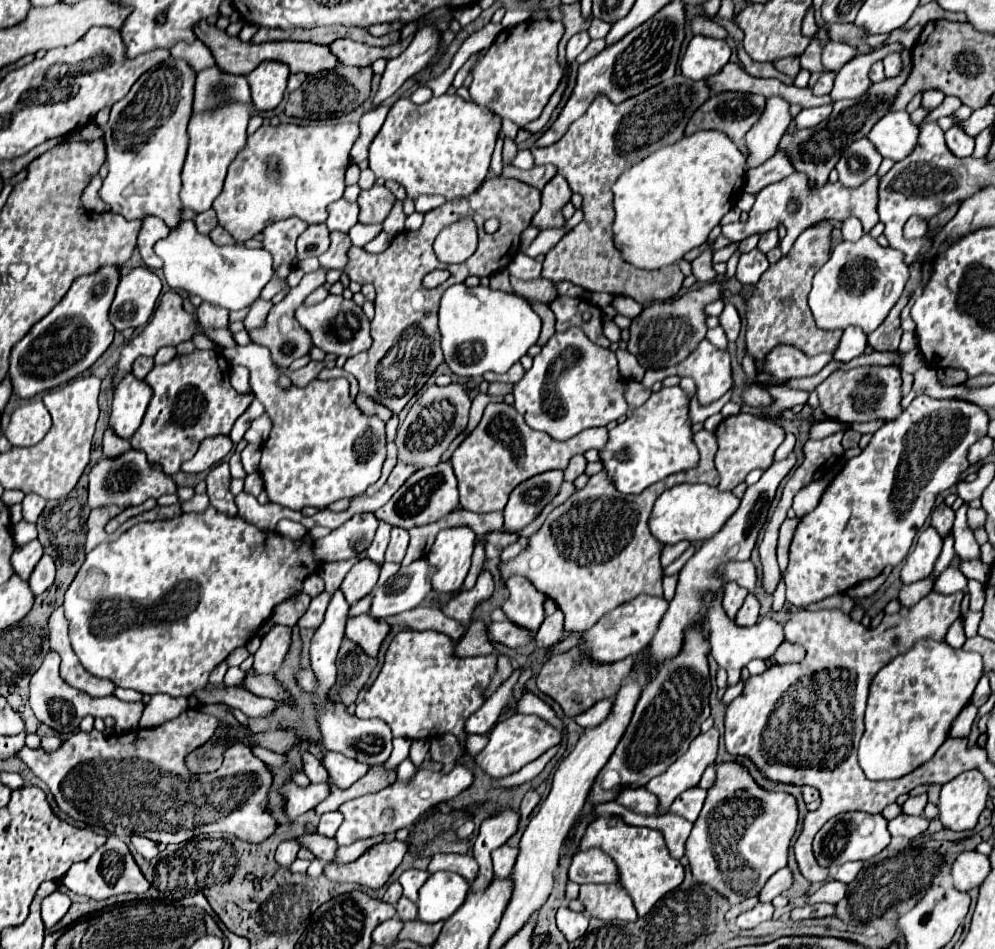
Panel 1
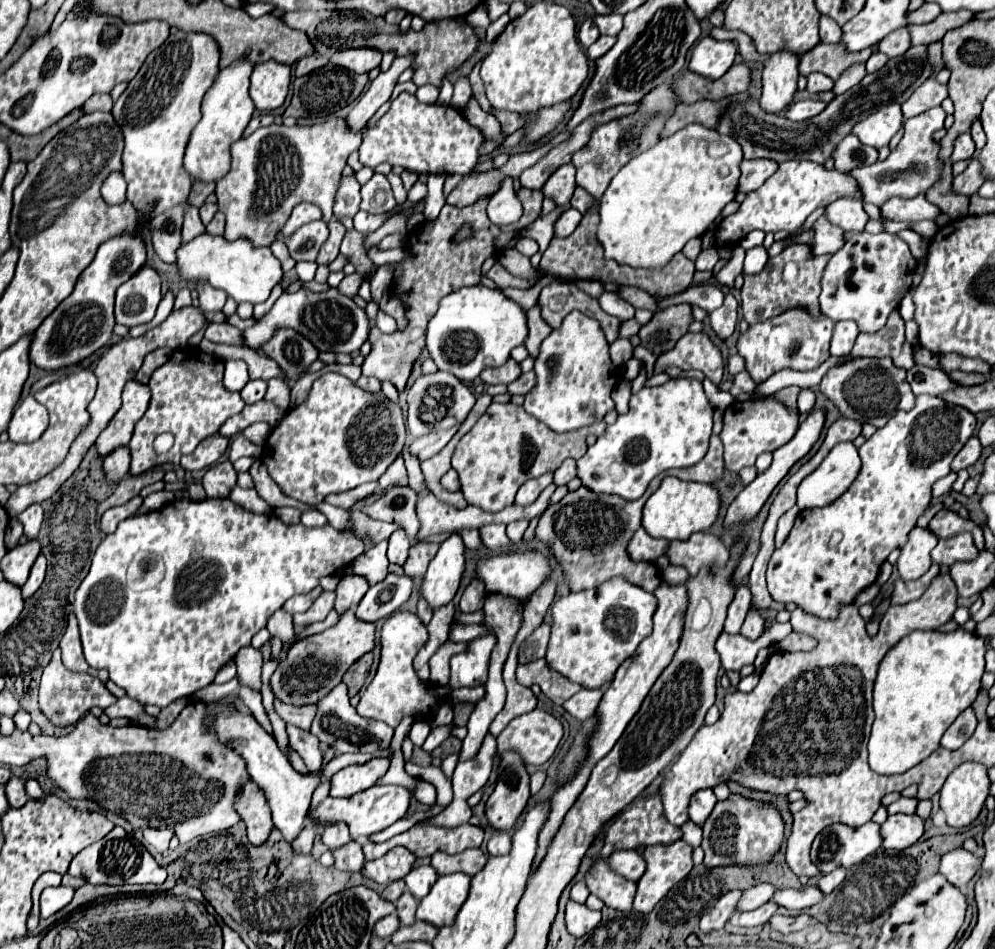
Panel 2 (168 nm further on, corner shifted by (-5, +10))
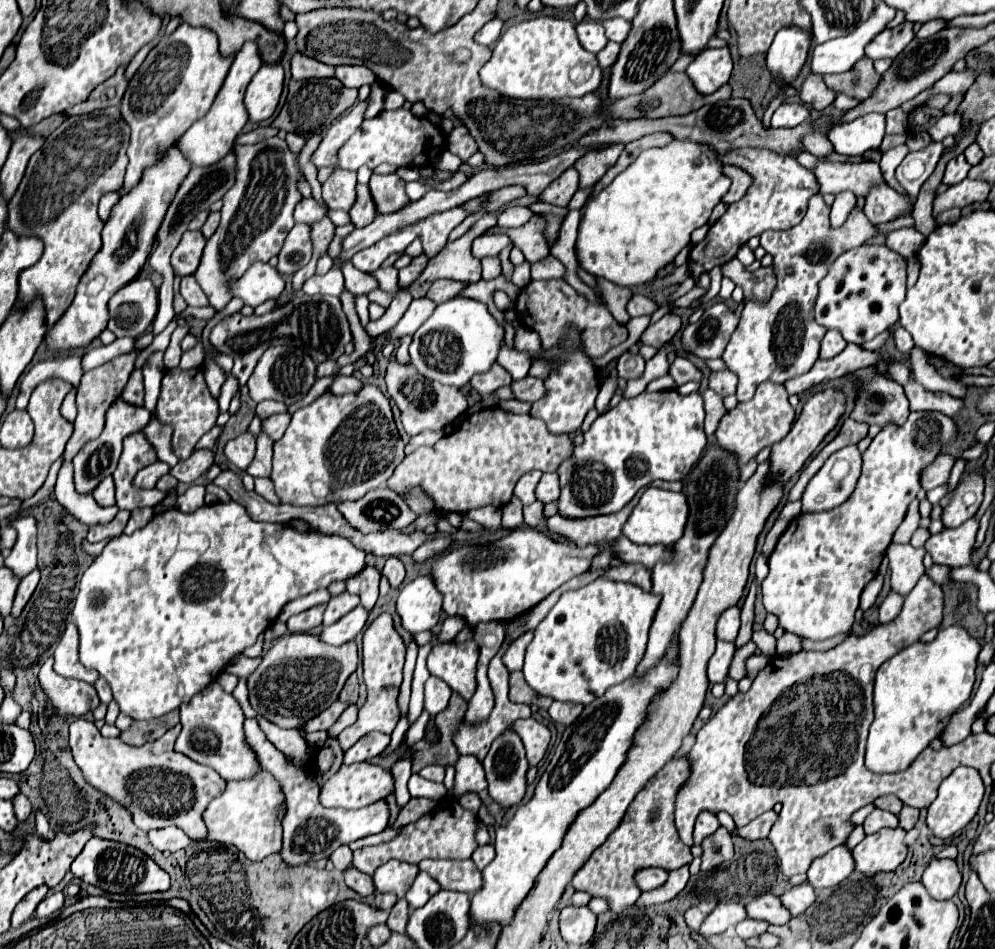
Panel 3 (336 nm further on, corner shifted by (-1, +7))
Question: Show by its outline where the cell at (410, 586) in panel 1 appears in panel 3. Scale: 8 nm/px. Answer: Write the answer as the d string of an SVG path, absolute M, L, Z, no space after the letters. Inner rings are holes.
M357 606L353 612L349 612L347 616L343 616L341 620L337 620L331 626L323 626L319 640L331 646L341 646L345 642L351 642L365 626L369 612L363 612L361 606Z

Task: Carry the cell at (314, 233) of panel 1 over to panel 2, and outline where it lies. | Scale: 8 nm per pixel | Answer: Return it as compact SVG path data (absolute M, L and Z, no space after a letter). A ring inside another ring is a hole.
M313 221L297 229L295 235L283 239L289 247L289 253L295 261L315 261L321 245L329 237L329 227L325 221Z

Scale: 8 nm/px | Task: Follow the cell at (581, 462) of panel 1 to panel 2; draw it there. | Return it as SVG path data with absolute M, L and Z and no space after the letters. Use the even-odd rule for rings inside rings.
M567 459L567 461L563 461L563 465L555 471L553 483L555 483L555 485L567 485L575 475L577 475L577 461L575 461L575 459Z

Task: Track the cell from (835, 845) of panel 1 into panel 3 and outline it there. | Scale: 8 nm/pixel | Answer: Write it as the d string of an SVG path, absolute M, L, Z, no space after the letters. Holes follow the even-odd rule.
M845 846L833 848L827 856L815 860L807 872L807 882L815 888L833 888L843 882L855 870L855 862L851 860L851 850Z

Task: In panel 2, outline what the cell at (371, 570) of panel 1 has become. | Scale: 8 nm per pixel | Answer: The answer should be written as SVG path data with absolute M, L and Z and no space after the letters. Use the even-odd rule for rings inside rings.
M343 575L335 593L337 593L337 599L335 599L335 609L339 613L347 611L347 609L353 609L359 605L359 601L363 599L363 595L367 593L369 589L369 583L363 575Z

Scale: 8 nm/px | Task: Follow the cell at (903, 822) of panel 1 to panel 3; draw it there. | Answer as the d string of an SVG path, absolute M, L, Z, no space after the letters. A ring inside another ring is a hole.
M895 828L883 832L875 832L865 836L853 848L855 870L861 872L865 878L873 878L881 872L893 872L907 856L907 846L903 844L905 830Z

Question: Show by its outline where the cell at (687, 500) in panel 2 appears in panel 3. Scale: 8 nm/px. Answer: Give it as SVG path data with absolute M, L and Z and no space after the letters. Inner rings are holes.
M647 488L637 506L633 508L629 520L623 526L623 536L627 536L633 544L663 544L671 546L683 536L683 528L687 524L687 500L683 500L681 492L667 492L661 488Z

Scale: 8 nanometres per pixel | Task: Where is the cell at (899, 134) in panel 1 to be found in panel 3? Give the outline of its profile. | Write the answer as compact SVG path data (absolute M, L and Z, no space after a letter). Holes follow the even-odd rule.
M867 114L847 124L835 124L827 132L833 150L845 156L857 156L871 148L879 148L883 136L885 136L883 114Z

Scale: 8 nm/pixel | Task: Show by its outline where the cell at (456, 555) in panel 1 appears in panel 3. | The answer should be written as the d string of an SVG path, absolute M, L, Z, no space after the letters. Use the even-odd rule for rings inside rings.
M419 576L411 584L407 584L397 598L397 614L401 618L401 626L411 632L431 630L441 616L439 590L431 584L429 576Z

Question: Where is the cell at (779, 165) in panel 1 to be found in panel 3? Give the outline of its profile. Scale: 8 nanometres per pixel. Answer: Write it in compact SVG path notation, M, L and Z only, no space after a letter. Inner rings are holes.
M723 166L723 174L731 178L731 188L729 188L729 192L721 198L721 202L733 204L733 202L737 202L737 200L747 192L747 188L749 188L749 184L751 184L751 178L747 176L747 172L743 172L741 168L735 168L735 166Z

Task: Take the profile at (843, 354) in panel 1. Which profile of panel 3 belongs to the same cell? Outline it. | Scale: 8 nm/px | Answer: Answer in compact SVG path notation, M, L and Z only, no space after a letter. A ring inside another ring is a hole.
M829 330L821 342L821 354L819 358L831 358L831 356L837 356L843 348L847 346L847 342L843 340L843 336L839 336L839 332L835 330Z

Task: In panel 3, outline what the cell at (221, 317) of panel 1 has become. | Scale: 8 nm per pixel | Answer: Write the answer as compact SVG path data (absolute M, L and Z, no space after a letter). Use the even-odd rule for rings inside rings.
M185 276L181 280L181 296L189 306L207 306L207 296L199 288L195 276Z

